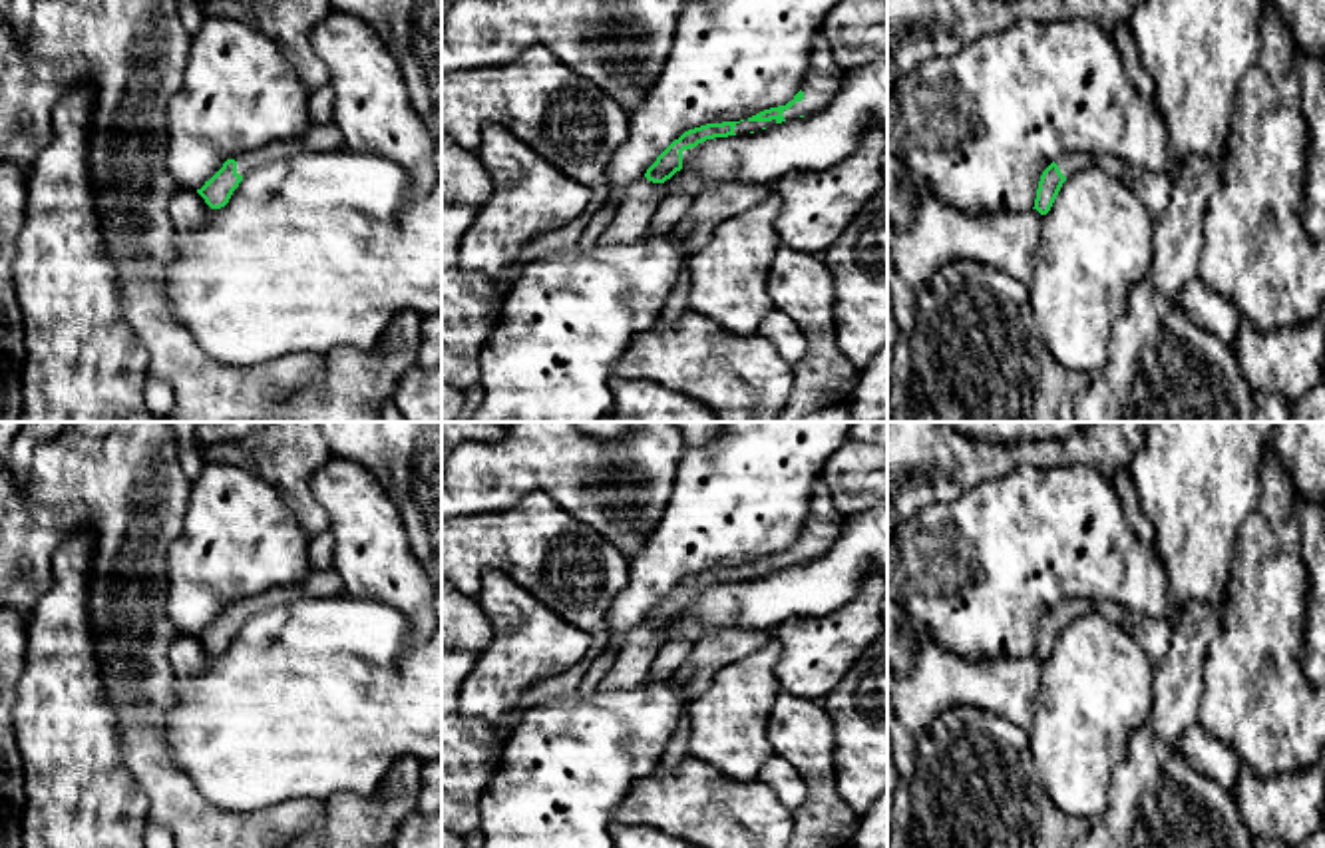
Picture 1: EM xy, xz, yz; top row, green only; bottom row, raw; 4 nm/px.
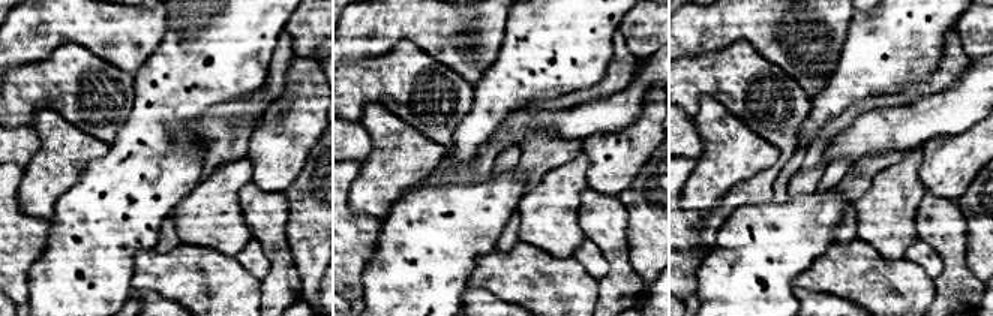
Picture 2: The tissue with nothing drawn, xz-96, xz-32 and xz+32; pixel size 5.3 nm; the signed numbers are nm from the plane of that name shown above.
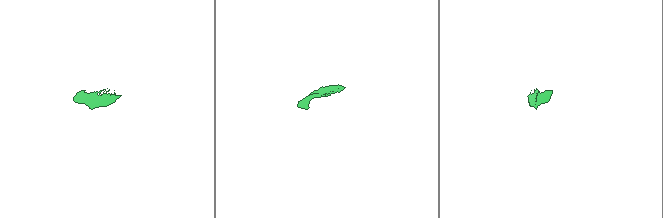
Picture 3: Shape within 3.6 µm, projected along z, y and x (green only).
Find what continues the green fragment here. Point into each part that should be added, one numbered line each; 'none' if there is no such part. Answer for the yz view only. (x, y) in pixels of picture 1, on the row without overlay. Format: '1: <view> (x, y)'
1: yz (1069, 610)

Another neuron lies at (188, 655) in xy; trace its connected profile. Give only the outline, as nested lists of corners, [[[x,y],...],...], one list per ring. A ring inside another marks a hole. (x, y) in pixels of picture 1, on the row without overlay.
[[[179,635],[169,649],[169,663],[175,671],[175,677],[193,679],[199,675],[211,659],[211,653],[205,645],[191,635]]]

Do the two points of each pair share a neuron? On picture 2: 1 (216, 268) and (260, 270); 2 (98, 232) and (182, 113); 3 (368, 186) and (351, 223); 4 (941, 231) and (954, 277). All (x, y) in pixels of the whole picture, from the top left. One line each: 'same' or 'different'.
1: different
2: same
3: different
4: same

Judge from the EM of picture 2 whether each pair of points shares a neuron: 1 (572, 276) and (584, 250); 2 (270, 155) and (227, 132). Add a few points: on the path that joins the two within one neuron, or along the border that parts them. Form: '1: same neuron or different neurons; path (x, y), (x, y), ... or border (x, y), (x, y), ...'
1: different neurons; border (572, 256), (597, 280)
2: different neurons; border (257, 123), (245, 156)

